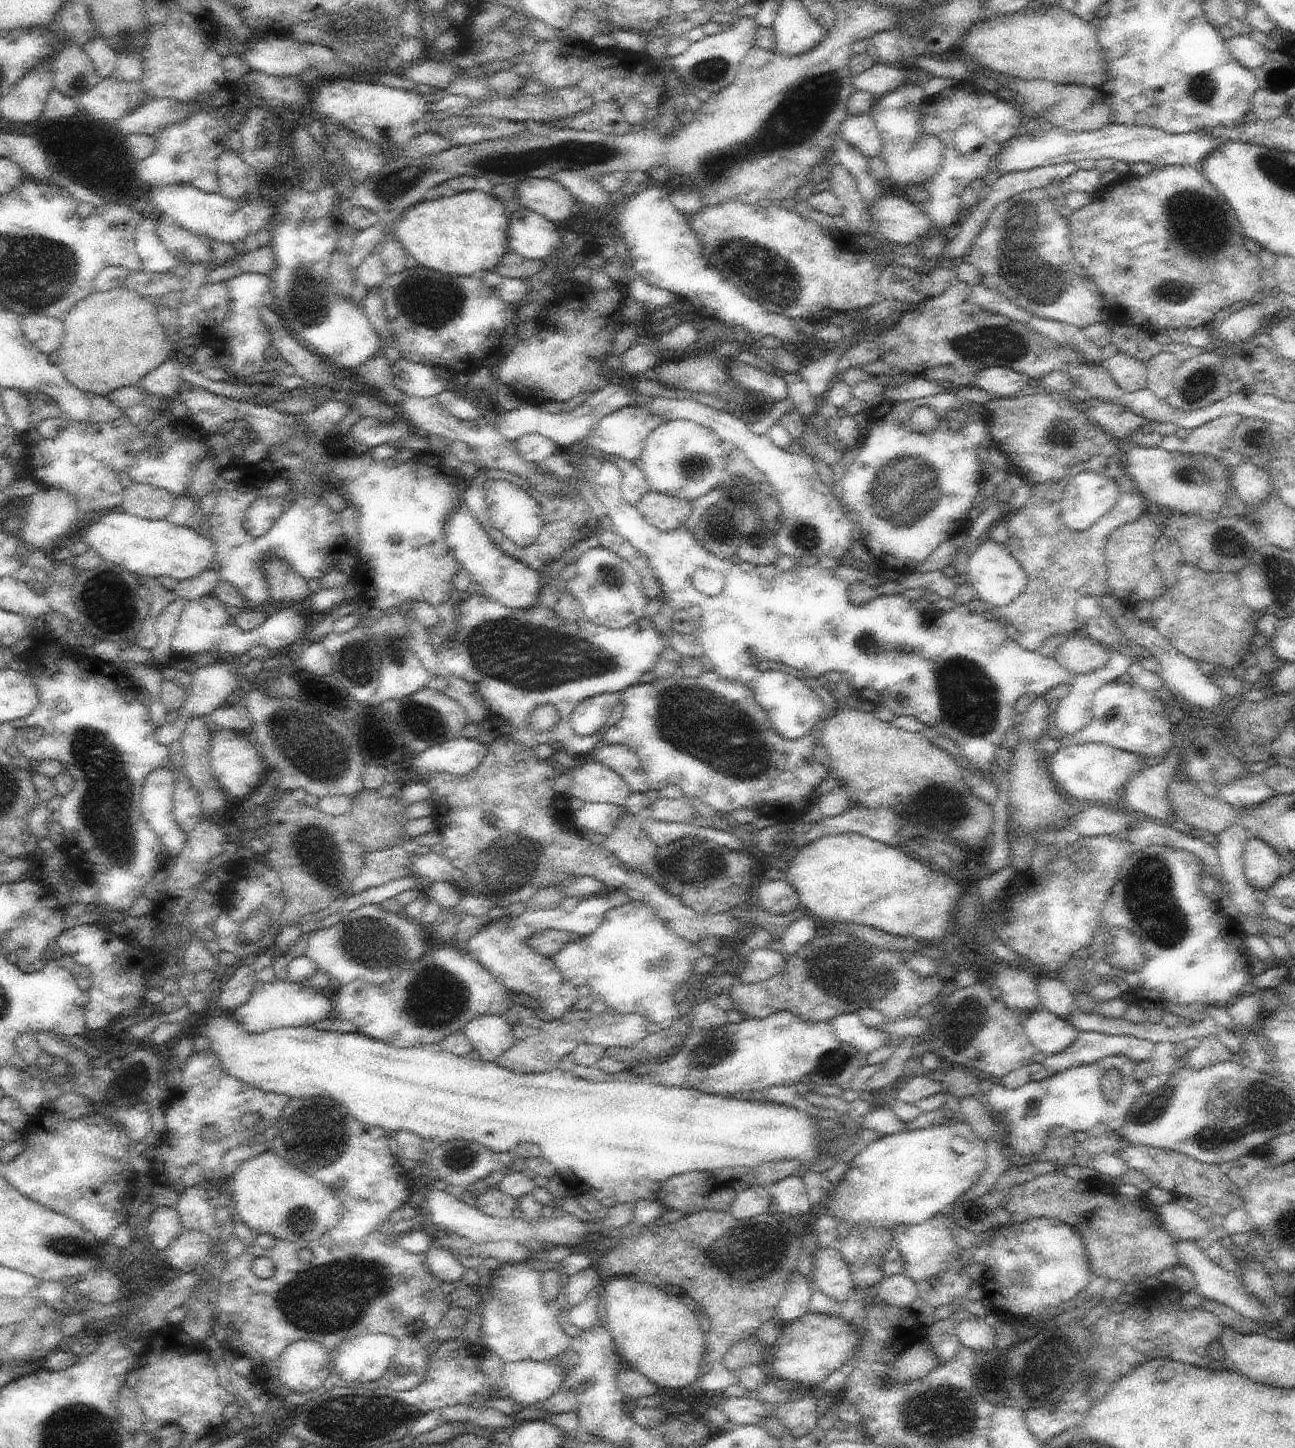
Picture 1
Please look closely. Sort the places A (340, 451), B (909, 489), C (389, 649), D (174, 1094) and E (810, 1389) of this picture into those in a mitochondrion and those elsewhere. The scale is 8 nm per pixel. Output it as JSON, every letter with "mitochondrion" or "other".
{"A":"other","B":"mitochondrion","C":"mitochondrion","D":"other","E":"other"}

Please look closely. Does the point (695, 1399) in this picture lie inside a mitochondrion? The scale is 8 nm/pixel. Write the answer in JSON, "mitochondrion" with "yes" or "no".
{"mitochondrion":"no"}

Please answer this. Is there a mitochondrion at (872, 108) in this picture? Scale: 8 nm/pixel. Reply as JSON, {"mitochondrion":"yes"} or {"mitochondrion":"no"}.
{"mitochondrion":"no"}

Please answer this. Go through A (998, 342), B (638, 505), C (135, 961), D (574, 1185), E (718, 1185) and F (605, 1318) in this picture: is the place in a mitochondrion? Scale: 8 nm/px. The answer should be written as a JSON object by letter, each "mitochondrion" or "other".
{"A":"mitochondrion","B":"other","C":"other","D":"other","E":"other","F":"other"}

